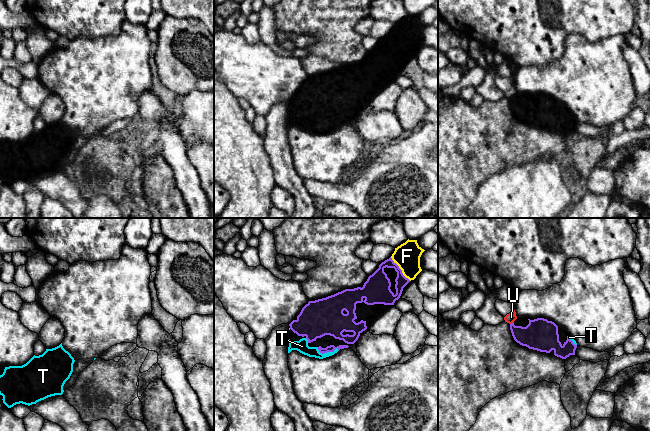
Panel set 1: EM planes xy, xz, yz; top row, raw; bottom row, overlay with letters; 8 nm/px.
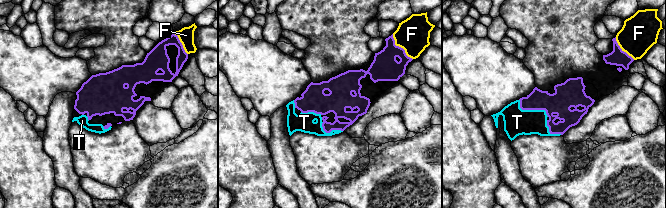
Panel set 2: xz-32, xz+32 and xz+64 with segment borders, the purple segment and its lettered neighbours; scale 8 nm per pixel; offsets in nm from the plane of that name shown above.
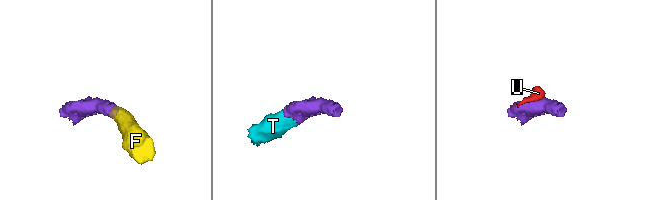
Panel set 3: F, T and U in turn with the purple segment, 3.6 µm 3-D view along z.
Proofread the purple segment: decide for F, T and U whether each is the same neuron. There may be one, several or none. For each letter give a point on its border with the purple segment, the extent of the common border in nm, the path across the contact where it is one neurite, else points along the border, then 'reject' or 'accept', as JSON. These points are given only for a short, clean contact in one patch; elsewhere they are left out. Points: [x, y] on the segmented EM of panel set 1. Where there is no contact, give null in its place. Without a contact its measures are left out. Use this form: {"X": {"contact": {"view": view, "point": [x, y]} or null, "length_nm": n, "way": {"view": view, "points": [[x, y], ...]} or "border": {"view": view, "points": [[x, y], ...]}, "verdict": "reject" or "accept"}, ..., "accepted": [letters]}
{"F": {"contact": {"view": "xz", "point": [400, 269]}, "length_nm": 260, "way": {"view": "xz", "points": [[376, 289], [385, 264], [400, 269], [406, 263], [407, 256]]}, "verdict": "accept"}, "T": {"contact": {"view": "xz", "point": [327, 351]}, "length_nm": 180, "verdict": "accept"}, "U": {"contact": {"view": "yz", "point": [512, 323]}, "length_nm": 40, "border": {"view": "yz", "points": [[513, 322], [510, 324]]}, "verdict": "reject"}, "accepted": ["F", "T"]}

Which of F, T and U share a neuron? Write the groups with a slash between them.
F T / U

